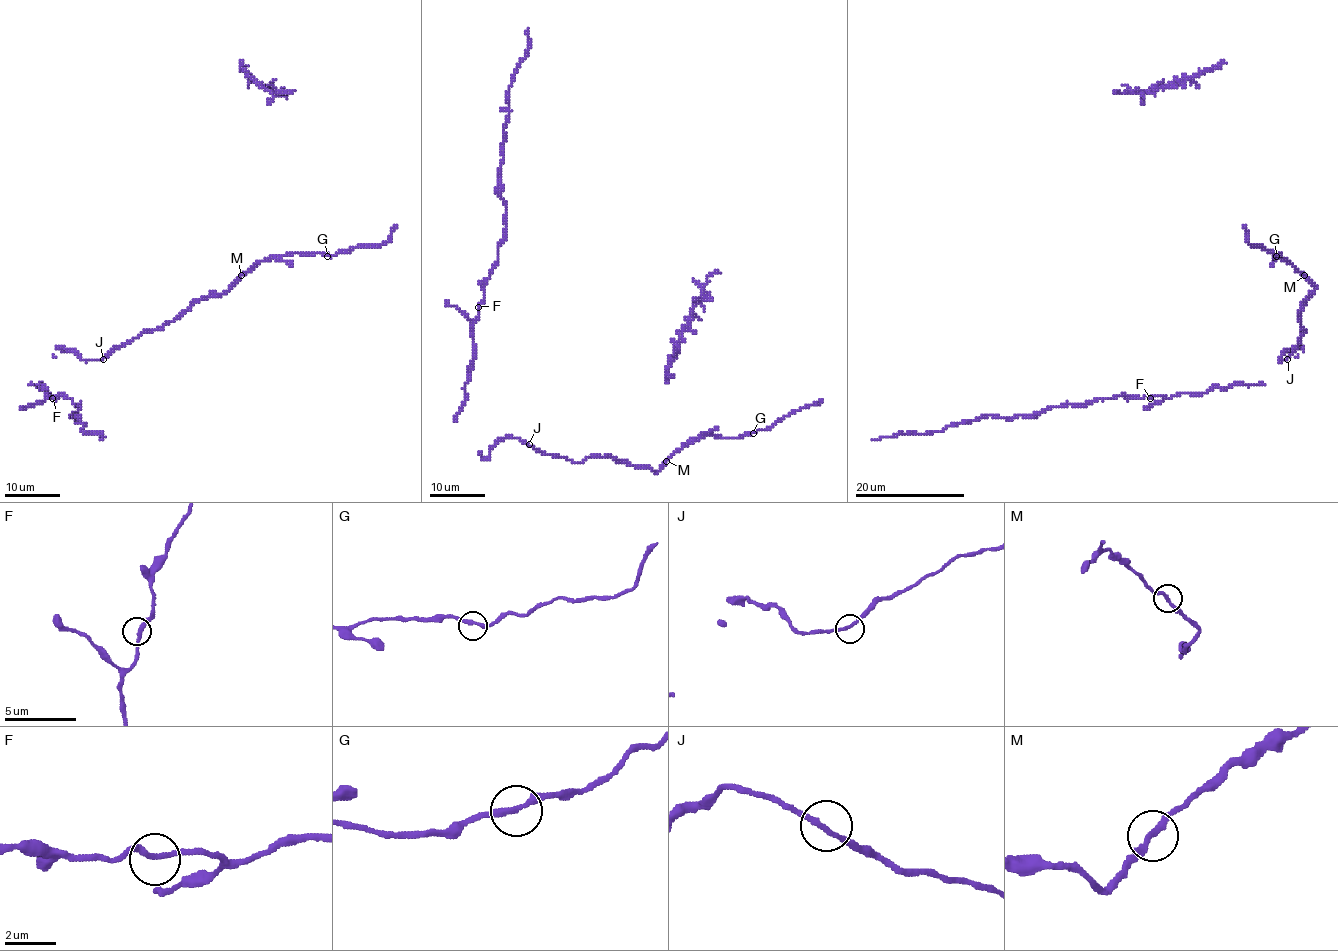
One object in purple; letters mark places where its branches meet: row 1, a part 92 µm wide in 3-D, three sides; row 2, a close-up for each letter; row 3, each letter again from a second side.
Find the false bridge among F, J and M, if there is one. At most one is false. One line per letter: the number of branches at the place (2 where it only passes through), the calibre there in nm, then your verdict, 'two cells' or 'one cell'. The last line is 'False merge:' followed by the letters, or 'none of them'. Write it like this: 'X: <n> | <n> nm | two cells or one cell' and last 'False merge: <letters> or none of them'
F: 2 | 240 nm | one cell
J: 2 | 200 nm | one cell
M: 2 | 240 nm | one cell
False merge: none of them

